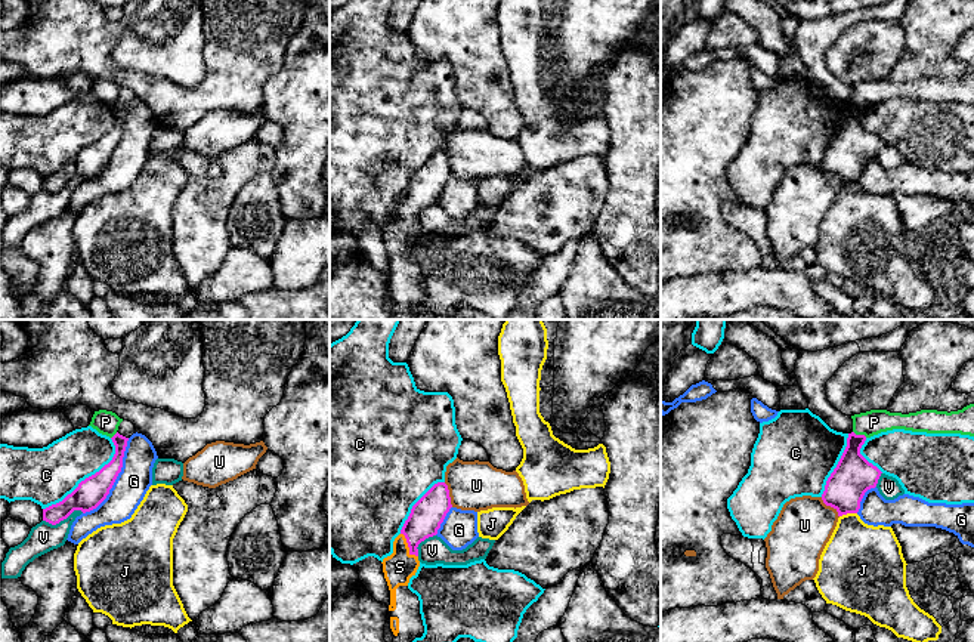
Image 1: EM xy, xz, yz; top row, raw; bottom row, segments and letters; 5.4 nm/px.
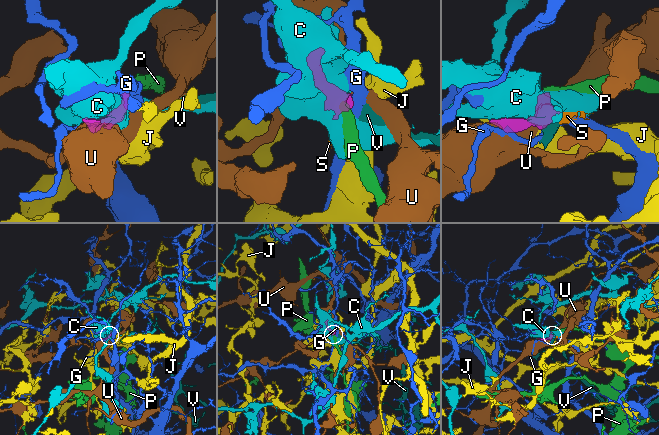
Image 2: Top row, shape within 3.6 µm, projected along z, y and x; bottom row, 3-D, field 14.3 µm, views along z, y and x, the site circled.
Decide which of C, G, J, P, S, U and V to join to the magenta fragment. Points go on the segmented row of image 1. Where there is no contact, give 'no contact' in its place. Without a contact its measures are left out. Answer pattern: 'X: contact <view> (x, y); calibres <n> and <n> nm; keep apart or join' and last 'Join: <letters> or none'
C: contact xy (89, 477); calibres 160 and 300 nm; keep apart
G: contact xy (116, 478); calibres 160 and 180 nm; keep apart
J: contact yz (847, 512); calibres 220 and 360 nm; keep apart
P: contact yz (860, 435); calibres 220 and 140 nm; keep apart
S: contact xz (408, 546); calibres 180 and 170 nm; join
U: contact yz (831, 506); calibres 220 and 300 nm; keep apart
V: contact xy (62, 519); calibres 160 and 160 nm; keep apart
Join: S

